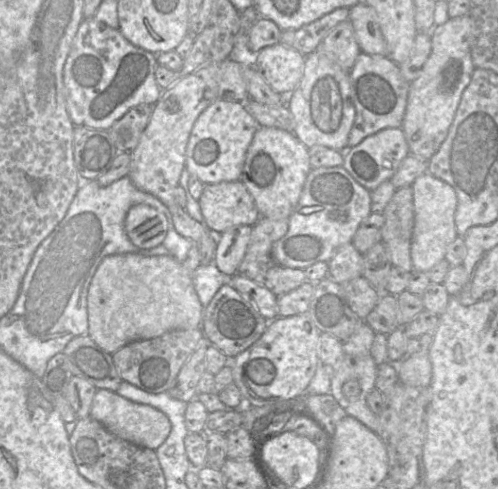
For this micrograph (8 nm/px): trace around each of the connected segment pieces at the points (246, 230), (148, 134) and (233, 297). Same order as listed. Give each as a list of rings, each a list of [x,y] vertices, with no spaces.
[[[233,226],[219,234],[216,248],[216,266],[227,275],[238,273],[238,268],[245,256],[252,226]]]
[[[219,64],[202,66],[169,88],[162,89],[158,101],[152,105],[149,123],[131,152],[128,177],[137,189],[157,197],[169,209],[176,231],[185,238],[189,238],[189,235],[183,233],[186,227],[182,222],[186,222],[185,216],[190,215],[176,201],[174,190],[186,168],[186,147],[194,123],[209,105],[218,100]]]
[[[223,285],[203,310],[202,331],[205,337],[229,359],[254,344],[267,326],[268,320],[258,312],[255,305],[230,285]]]

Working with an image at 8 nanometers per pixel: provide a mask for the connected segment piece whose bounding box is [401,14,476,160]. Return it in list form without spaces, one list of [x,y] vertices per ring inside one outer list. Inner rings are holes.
[[[470,14],[450,18],[430,31],[431,53],[420,75],[410,82],[407,106],[401,129],[410,155],[429,160],[448,135],[463,92],[476,69],[471,57],[471,44],[475,36],[475,21]]]

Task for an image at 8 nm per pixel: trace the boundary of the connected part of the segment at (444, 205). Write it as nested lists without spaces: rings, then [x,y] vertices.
[[[425,173],[414,181],[414,229],[411,242],[411,259],[413,270],[427,272],[445,259],[449,245],[457,238],[455,212],[457,195],[454,188],[445,181]]]

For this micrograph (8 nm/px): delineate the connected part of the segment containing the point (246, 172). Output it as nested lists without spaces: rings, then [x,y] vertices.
[[[260,126],[247,150],[240,180],[253,196],[260,217],[289,220],[311,169],[308,148],[294,133]]]

